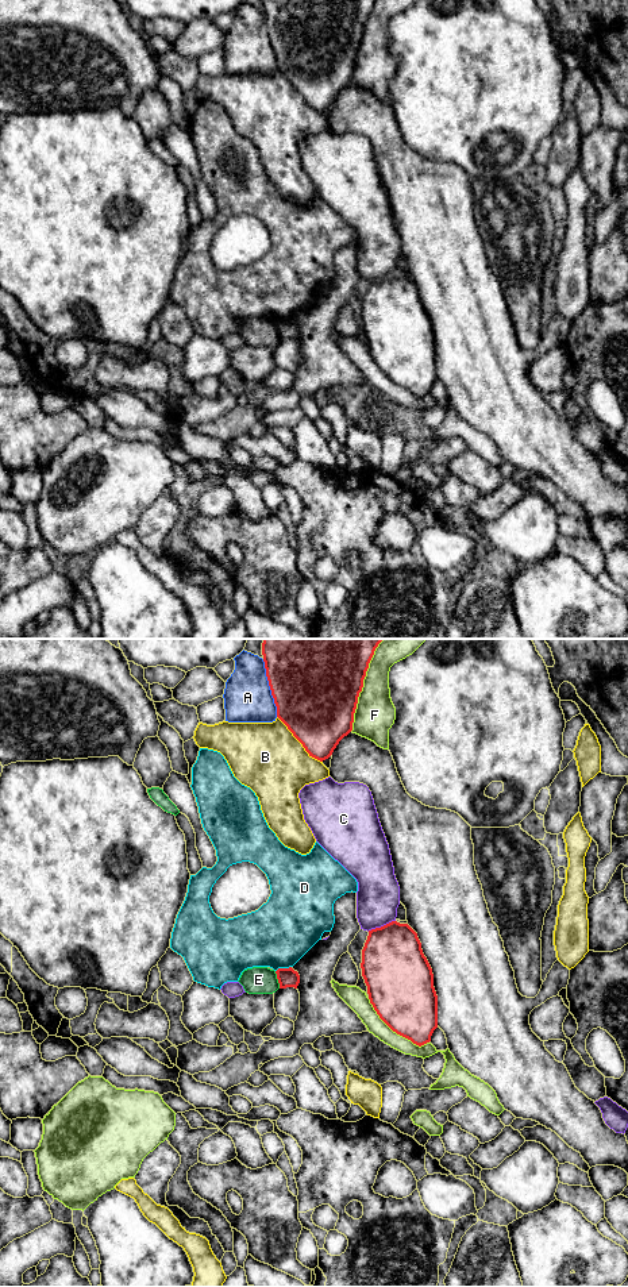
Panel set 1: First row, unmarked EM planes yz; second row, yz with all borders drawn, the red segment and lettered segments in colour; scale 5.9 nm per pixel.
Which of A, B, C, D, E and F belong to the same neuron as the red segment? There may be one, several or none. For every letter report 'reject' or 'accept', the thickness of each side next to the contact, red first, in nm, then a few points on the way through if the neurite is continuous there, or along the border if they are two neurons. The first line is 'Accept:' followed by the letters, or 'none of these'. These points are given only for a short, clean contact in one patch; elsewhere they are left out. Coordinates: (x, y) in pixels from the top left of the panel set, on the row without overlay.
Accept: none of these
A: reject | 480/280 nm
B: reject | 460/420 nm
C: reject | 380/260 nm
D: reject | 110/380 nm
E: reject | 110/160 nm | along yz (274, 323), (280, 339)
F: reject | 480/240 nm

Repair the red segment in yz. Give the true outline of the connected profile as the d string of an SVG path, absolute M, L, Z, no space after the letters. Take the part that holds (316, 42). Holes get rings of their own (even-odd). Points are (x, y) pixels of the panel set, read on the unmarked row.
M262 0L266 28L277 69L303 96L309 108L328 111L339 93L352 82L354 65L375 0Z

